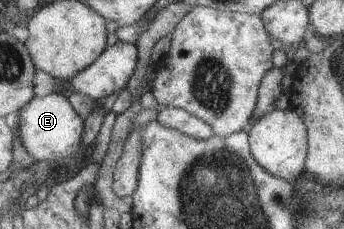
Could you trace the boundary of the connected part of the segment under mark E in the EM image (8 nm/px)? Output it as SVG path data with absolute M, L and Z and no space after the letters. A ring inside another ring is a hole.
M62 91L44 96L33 95L18 111L16 119L18 138L34 161L47 160L65 167L73 161L80 162L89 153L89 150L83 152L80 149L83 126L83 120L73 111L69 100L62 94Z

